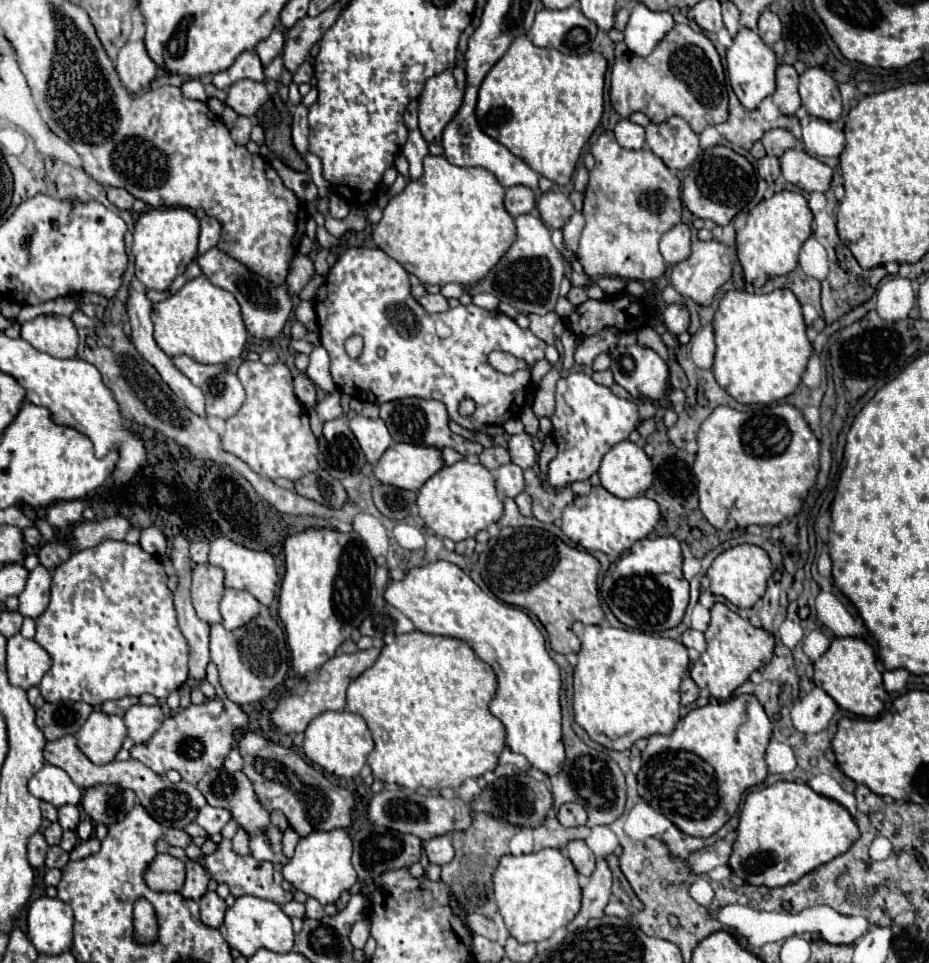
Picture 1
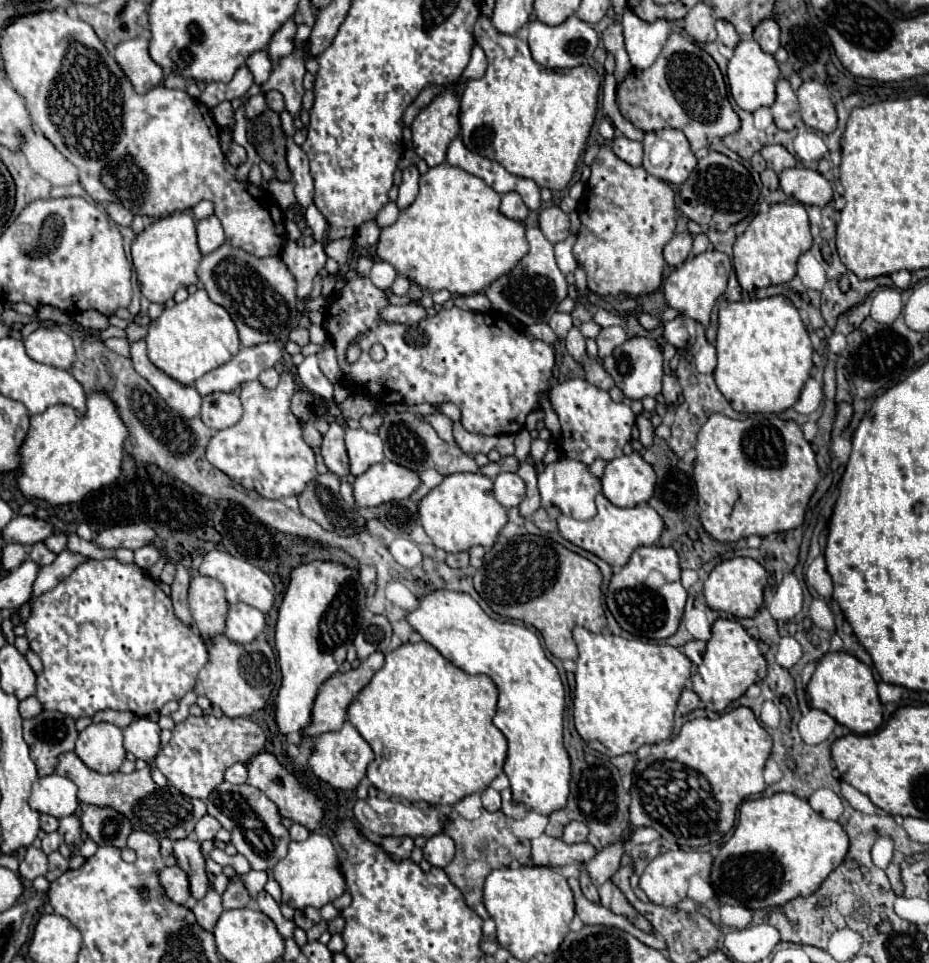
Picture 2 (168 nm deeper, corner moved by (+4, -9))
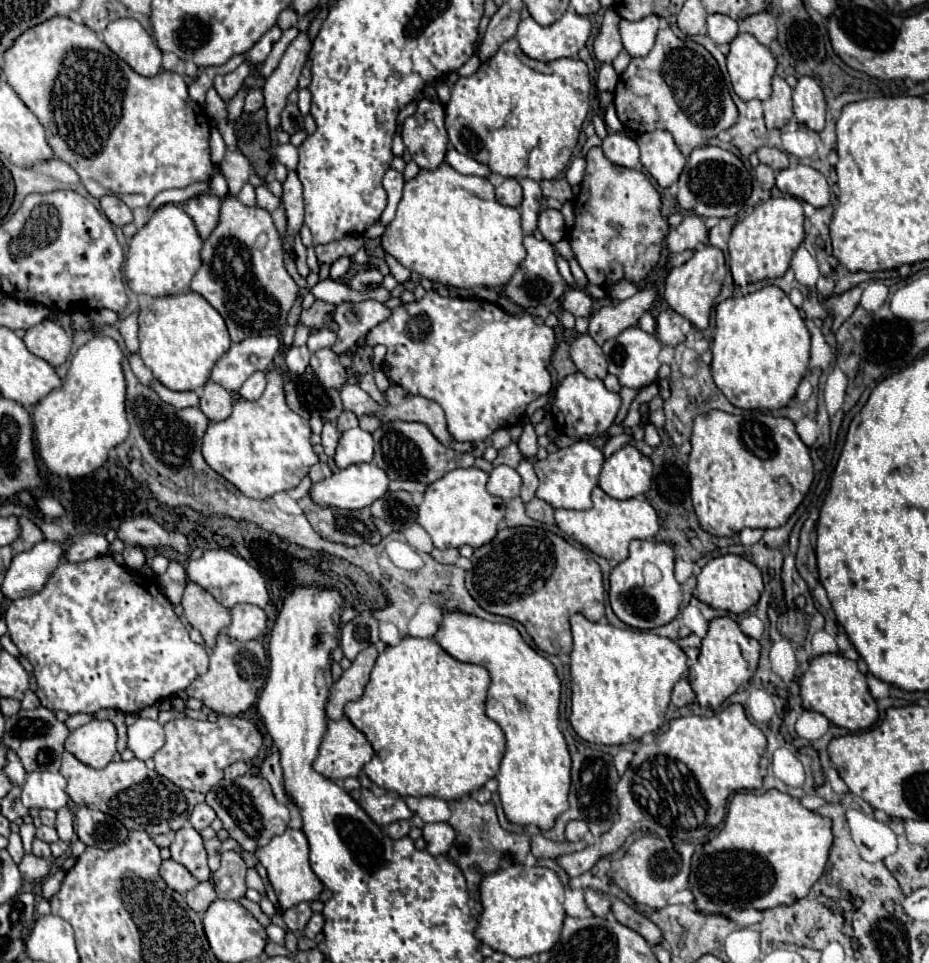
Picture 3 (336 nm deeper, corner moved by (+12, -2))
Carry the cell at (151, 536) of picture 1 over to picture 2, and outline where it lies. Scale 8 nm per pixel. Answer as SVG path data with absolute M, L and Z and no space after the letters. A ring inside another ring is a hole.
M143 545L143 547L135 549L135 563L143 569L151 569L159 561L159 557L161 557L161 553L153 545Z

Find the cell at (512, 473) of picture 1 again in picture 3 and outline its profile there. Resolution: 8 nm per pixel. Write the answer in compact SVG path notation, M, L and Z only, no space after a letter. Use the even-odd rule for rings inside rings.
M497 466L493 468L493 472L489 474L489 484L487 484L489 494L503 498L505 502L509 502L511 498L519 496L521 490L521 476L517 474L515 468L509 466Z

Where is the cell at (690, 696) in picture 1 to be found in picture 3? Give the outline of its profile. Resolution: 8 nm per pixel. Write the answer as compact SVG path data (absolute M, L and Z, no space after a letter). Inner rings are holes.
M679 680L677 684L675 684L675 688L673 688L673 696L671 696L671 702L677 706L677 708L681 708L681 706L687 706L687 704L691 704L695 700L695 692L691 690L691 684L689 684L689 680Z

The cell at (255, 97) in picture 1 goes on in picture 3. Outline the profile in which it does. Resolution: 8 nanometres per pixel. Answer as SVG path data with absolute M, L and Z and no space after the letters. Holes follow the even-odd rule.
M255 88L255 90L251 90L251 92L247 94L243 110L245 110L245 112L255 112L255 110L259 110L261 106L263 106L263 92L261 92L259 88Z

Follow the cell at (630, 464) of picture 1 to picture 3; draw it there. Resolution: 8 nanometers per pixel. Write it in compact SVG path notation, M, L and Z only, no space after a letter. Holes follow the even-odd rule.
M627 444L605 460L605 466L599 476L599 486L611 498L627 500L649 490L651 474L653 462L637 448Z

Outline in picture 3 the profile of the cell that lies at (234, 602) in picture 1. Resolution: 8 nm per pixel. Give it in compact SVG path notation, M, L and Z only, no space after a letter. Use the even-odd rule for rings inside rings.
M237 604L231 608L233 622L227 626L227 634L235 640L259 640L267 630L267 616L259 606Z

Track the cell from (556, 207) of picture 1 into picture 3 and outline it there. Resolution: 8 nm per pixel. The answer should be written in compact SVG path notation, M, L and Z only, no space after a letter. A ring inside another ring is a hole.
M545 208L541 214L539 214L539 232L541 236L555 244L559 242L561 238L565 238L565 222L563 222L563 214L559 210L553 210L553 208Z

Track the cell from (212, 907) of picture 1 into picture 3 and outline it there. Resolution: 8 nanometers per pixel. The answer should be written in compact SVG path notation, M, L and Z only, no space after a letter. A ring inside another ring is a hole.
M199 882L195 888L187 892L187 904L199 914L203 914L213 900L217 900L217 894L211 882Z

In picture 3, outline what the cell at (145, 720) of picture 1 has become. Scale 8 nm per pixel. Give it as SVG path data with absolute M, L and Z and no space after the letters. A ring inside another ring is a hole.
M137 718L135 724L127 728L127 736L129 736L127 748L133 750L135 758L139 760L153 758L153 754L165 744L163 726L157 720Z

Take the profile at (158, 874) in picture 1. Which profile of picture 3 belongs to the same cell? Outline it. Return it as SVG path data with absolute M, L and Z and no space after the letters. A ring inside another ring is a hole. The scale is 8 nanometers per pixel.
M163 860L161 878L167 882L169 888L173 888L173 890L177 890L181 894L189 892L197 884L197 880L191 876L191 872L183 864L179 864L175 860Z

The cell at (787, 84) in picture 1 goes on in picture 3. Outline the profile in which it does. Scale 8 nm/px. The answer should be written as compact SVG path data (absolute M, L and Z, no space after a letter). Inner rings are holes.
M781 76L773 78L773 94L763 102L763 108L767 128L783 128L793 118L791 88Z

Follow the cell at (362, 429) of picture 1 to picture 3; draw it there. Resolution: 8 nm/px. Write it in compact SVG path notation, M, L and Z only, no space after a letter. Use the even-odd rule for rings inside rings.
M351 428L341 434L335 462L337 468L347 468L351 464L373 460L373 436L361 428Z

